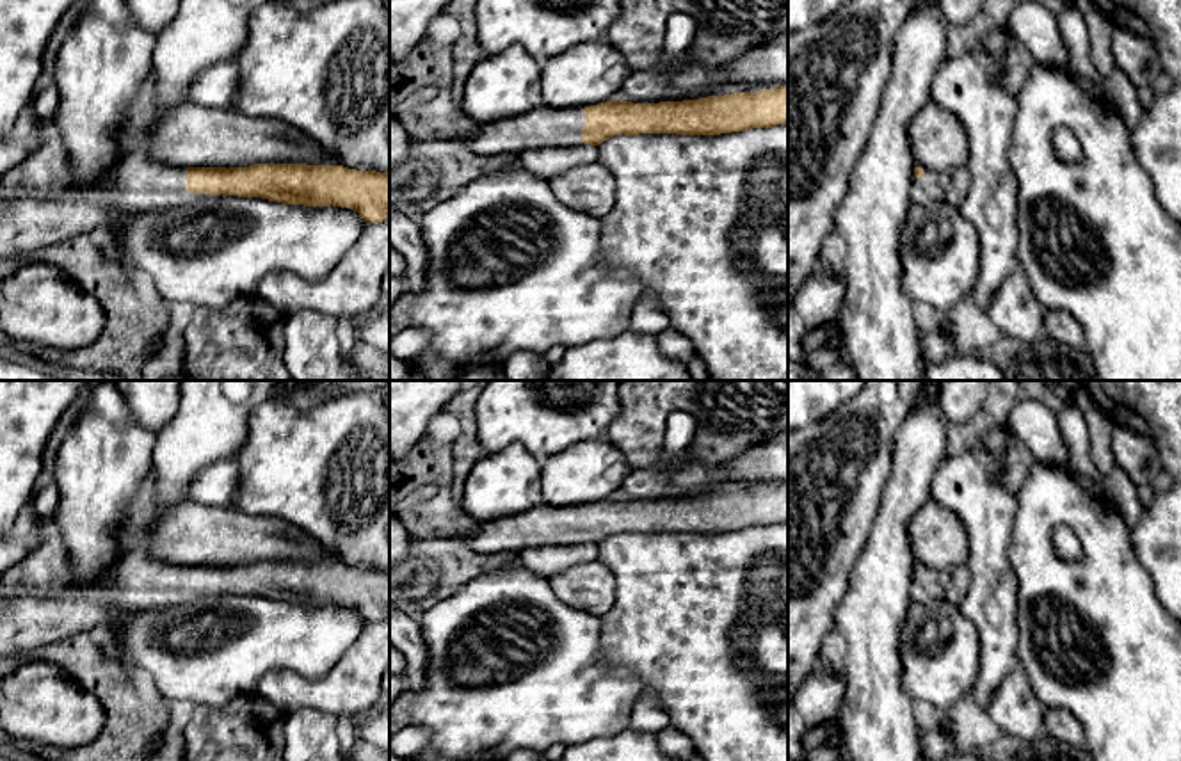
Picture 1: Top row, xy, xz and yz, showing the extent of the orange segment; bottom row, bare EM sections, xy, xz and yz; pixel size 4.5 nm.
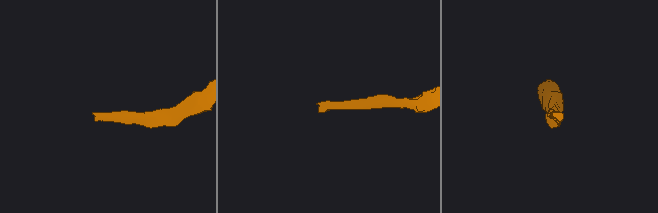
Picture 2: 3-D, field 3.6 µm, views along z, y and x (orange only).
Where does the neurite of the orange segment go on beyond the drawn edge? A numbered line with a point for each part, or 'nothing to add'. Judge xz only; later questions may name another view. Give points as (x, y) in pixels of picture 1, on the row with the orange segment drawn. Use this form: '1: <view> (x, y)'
1: xz (546, 127)

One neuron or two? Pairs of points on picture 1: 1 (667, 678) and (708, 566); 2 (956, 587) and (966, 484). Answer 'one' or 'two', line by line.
1: one
2: two

